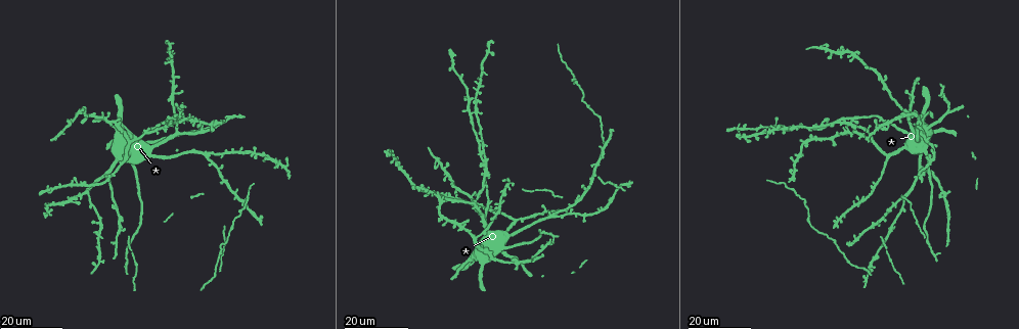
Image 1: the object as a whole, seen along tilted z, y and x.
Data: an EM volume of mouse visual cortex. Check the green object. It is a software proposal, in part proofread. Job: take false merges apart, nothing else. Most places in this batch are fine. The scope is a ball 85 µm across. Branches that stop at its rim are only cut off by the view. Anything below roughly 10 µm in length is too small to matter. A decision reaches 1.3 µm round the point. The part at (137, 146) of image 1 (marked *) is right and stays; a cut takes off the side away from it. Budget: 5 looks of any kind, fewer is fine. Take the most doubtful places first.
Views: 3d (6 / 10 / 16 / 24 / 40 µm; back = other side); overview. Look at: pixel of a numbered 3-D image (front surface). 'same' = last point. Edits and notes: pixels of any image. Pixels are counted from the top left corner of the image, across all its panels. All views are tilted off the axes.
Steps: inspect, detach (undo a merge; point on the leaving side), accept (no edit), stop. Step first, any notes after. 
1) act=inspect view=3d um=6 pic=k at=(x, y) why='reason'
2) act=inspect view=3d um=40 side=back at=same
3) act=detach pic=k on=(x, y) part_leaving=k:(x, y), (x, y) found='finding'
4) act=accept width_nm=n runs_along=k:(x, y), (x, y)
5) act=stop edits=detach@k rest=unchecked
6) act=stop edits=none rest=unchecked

act=inspect view=3d um=16 pic=1 at=(100, 237) why='a fork'

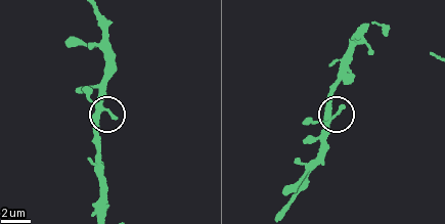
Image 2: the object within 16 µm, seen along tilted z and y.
act=inspect view=3d um=6 pic=2 at=(108, 110)

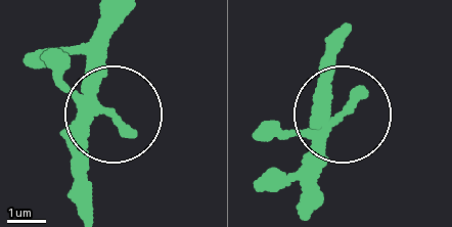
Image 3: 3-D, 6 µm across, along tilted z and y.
act=inspect view=3d um=6 side=back pic=3 at=(107, 113)

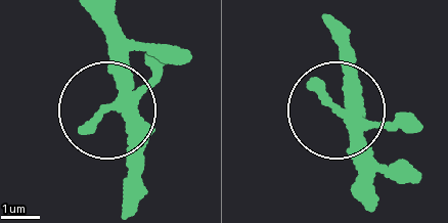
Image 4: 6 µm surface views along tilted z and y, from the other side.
act=accept arms=3 runs_along=4:(112, 12), (125, 78), (115, 109), (145, 160) found='continuous, no second cell'

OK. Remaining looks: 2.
act=inspect view=3d um=24 pic=1 at=(474, 239) why='arms part here'

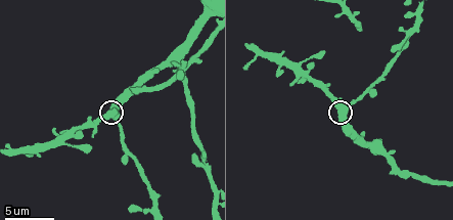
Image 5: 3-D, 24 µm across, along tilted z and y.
act=inspect view=3d um=6 pic=5 at=(342, 107)

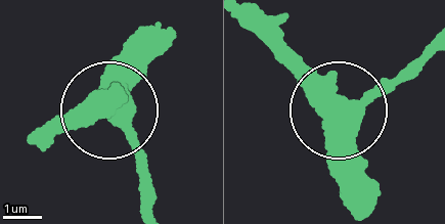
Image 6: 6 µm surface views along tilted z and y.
act=accept width_nm=480 runs_along=6:(377, 200), (342, 118), (311, 99), (283, 62) found='one cell here'

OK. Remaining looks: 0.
act=stop edits=none rest=unchecked

